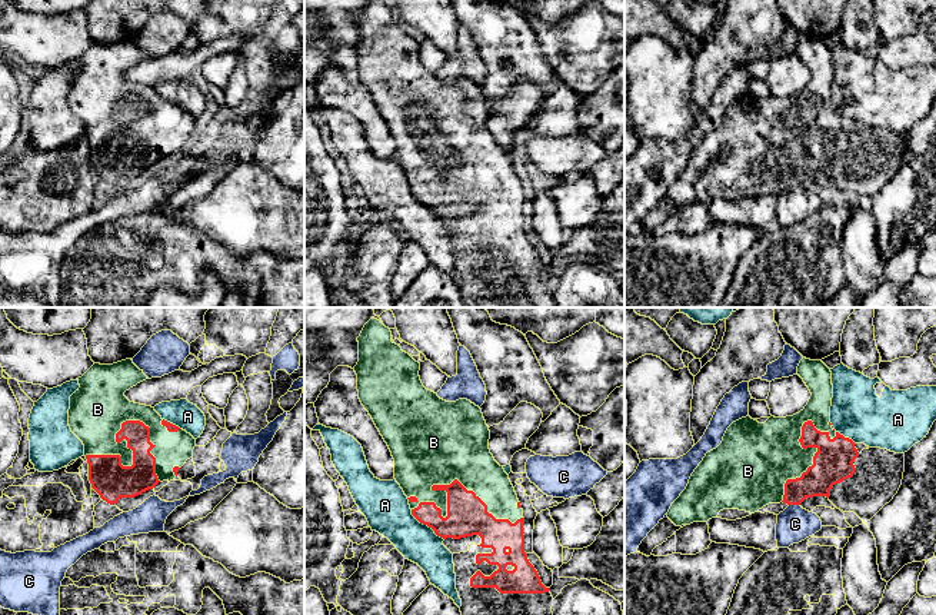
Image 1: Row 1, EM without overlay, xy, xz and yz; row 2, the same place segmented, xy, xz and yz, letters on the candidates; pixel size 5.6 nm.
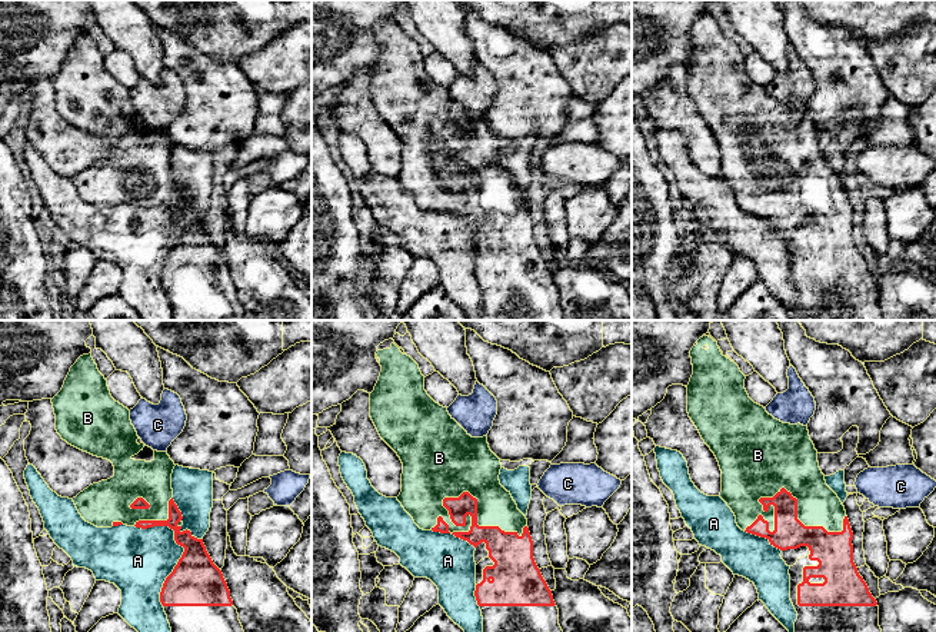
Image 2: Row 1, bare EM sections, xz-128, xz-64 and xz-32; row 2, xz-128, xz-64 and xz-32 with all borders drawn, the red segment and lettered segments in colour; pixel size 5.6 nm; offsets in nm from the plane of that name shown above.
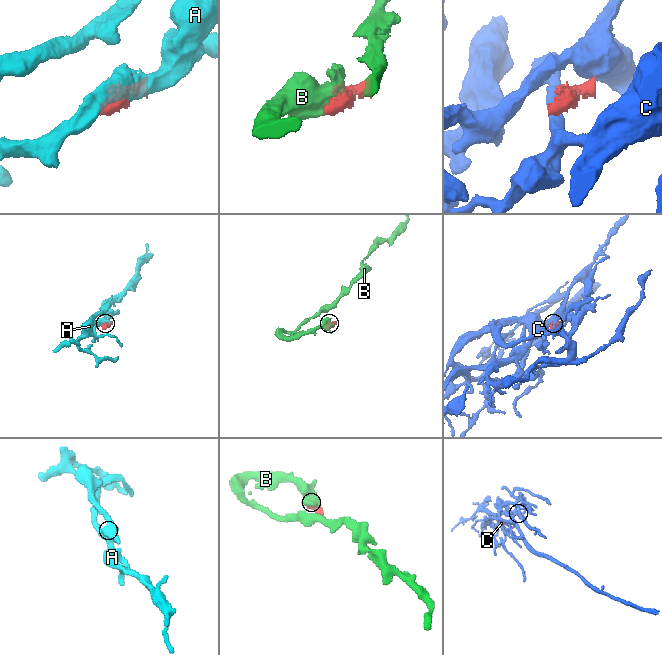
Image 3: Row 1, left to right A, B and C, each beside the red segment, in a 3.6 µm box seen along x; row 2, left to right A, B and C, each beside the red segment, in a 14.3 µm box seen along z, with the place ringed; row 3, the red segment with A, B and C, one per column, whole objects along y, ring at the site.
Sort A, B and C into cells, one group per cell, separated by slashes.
A / B / C

